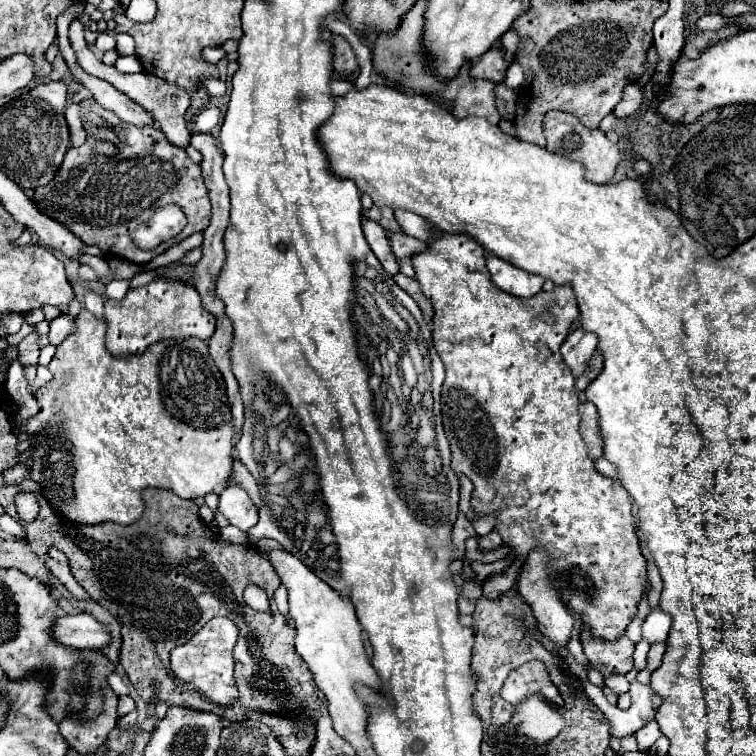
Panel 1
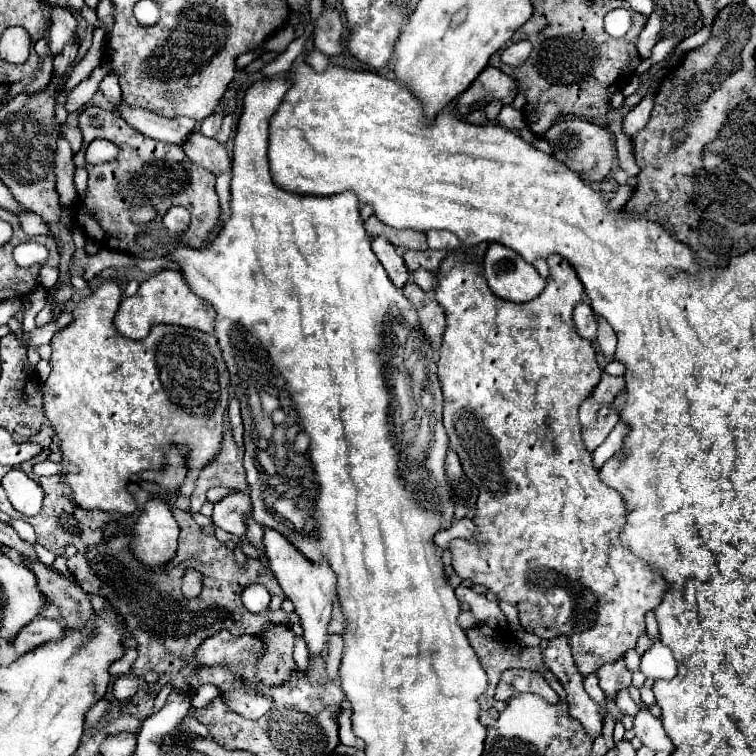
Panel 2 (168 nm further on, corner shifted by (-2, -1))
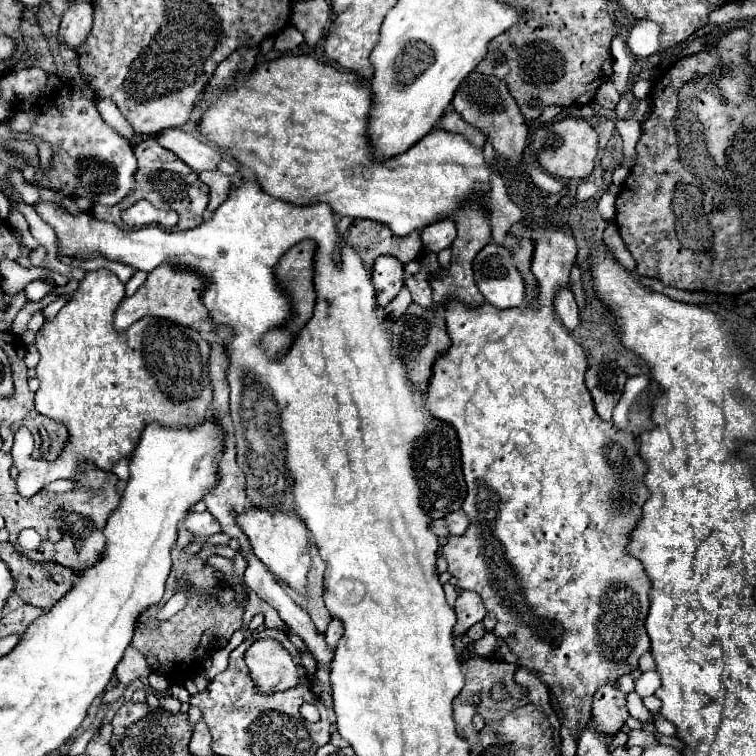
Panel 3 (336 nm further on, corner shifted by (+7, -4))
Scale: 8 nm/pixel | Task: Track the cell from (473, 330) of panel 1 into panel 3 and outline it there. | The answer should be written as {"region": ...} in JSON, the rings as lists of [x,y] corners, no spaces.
{"region":[[[551,224],[551,230],[537,240],[533,260],[531,260],[531,272],[537,278],[535,306],[525,304],[521,308],[499,310],[487,302],[473,308],[461,304],[459,300],[445,302],[443,308],[445,308],[447,334],[451,338],[451,346],[445,350],[445,354],[441,352],[437,356],[429,380],[429,392],[427,392],[427,410],[431,412],[431,416],[449,424],[457,432],[459,446],[461,446],[461,468],[467,482],[467,498],[463,502],[463,510],[469,516],[471,524],[465,534],[449,538],[447,546],[443,546],[443,556],[449,564],[449,574],[457,578],[457,586],[461,590],[473,590],[483,598],[487,612],[493,612],[497,616],[497,626],[493,632],[503,642],[509,644],[513,654],[519,656],[519,664],[529,668],[541,682],[547,682],[551,686],[551,692],[557,696],[563,708],[565,726],[573,730],[571,732],[573,738],[577,738],[577,730],[581,730],[581,726],[585,726],[591,718],[591,702],[593,702],[593,694],[597,692],[597,686],[617,684],[617,678],[637,668],[639,658],[649,650],[645,620],[649,612],[649,590],[651,590],[651,582],[643,566],[635,558],[629,558],[625,554],[629,534],[639,518],[641,506],[649,496],[647,488],[641,482],[641,476],[645,474],[647,468],[637,454],[635,436],[627,430],[617,430],[611,422],[601,422],[601,418],[597,418],[593,410],[591,394],[585,388],[585,372],[587,372],[585,352],[575,342],[575,338],[565,330],[553,306],[553,298],[557,296],[561,286],[569,286],[569,272],[575,264],[575,254],[577,254],[577,246],[569,230],[557,230],[557,226]]]}

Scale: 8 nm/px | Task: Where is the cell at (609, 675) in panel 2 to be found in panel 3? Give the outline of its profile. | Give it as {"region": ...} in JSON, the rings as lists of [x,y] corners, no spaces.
{"region":[[[611,684],[601,686],[593,696],[593,722],[597,732],[615,734],[627,718],[625,694]]]}

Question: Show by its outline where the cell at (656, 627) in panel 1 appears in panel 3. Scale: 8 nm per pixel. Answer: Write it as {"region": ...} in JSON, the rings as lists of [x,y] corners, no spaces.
{"region":[[[657,670],[641,672],[641,676],[635,680],[635,692],[637,692],[641,698],[653,694],[659,686],[661,686],[661,678],[659,678],[659,672],[657,672]]]}

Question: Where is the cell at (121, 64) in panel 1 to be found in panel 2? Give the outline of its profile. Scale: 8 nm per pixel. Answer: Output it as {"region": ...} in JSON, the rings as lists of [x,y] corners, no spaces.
{"region":[[[106,75],[106,77],[100,81],[98,89],[100,89],[100,93],[106,97],[106,101],[110,101],[112,105],[122,103],[122,91],[120,91],[118,77],[116,77],[116,75]]]}

